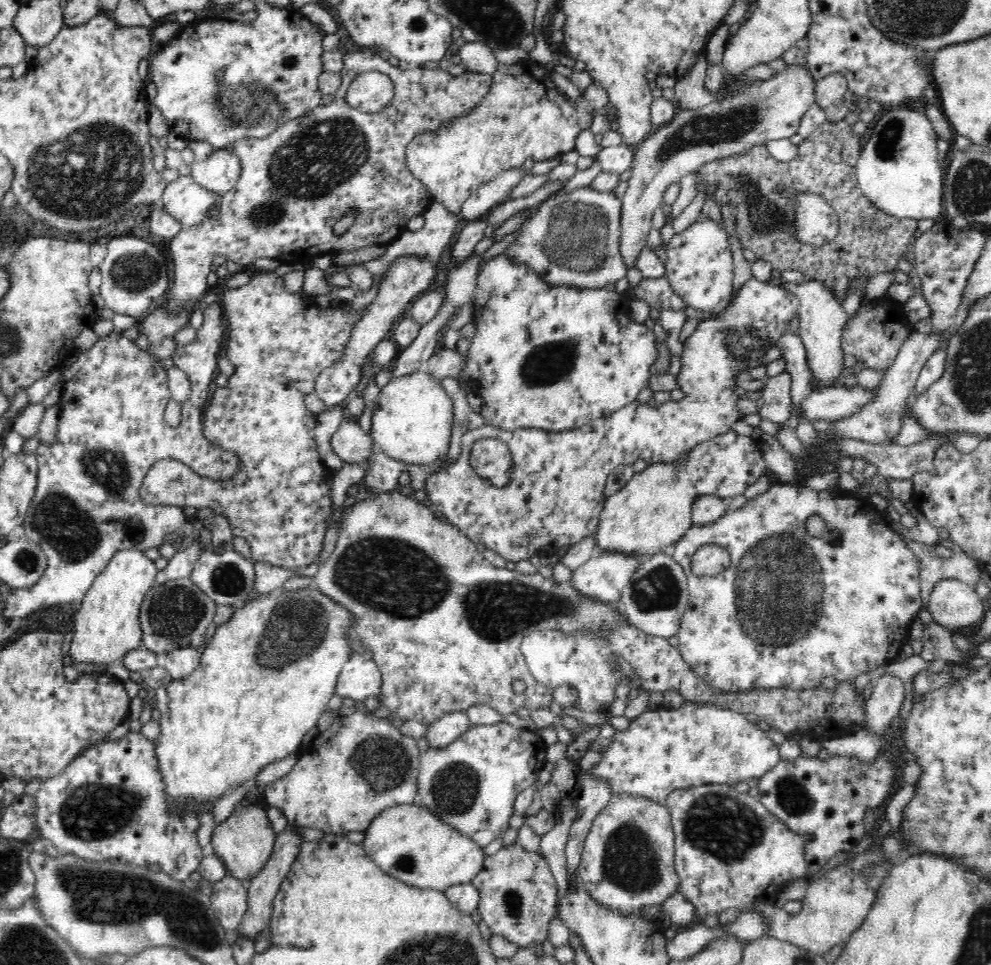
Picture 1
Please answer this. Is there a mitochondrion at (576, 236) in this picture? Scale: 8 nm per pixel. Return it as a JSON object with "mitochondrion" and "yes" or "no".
{"mitochondrion":"yes"}

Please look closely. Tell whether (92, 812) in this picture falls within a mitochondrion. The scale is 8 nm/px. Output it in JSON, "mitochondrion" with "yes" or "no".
{"mitochondrion":"yes"}

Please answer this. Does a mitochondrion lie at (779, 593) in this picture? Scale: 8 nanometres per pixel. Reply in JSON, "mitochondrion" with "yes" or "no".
{"mitochondrion":"yes"}

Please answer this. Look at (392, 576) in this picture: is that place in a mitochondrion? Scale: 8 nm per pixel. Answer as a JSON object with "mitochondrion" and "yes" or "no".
{"mitochondrion":"yes"}

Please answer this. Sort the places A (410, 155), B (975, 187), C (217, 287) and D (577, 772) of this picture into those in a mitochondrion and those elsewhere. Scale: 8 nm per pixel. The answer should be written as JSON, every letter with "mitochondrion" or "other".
{"A":"other","B":"mitochondrion","C":"other","D":"other"}

